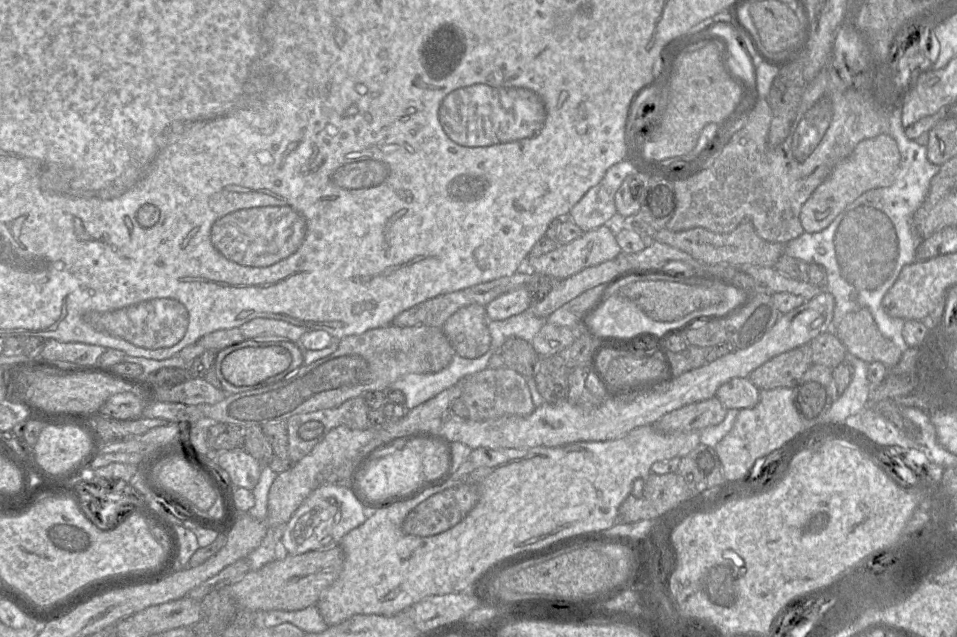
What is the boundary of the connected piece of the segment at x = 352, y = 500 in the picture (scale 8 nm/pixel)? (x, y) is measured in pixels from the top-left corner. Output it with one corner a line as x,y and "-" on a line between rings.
347,482
346,486
320,484
285,524
281,538
282,554
299,555
338,546
348,532
363,524
374,512
361,500
352,483

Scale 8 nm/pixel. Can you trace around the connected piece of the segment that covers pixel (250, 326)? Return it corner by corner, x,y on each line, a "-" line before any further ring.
254,318
241,325
239,329
246,338
278,336
288,338
292,342
298,342
306,331
315,330
270,318

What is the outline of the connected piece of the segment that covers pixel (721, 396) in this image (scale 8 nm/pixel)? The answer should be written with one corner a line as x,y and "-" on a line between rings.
749,377
733,378
722,384
716,397
727,409
743,409
755,406
760,400
761,390

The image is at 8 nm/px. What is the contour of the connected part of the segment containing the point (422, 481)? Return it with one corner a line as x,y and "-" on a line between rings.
414,439
403,450
369,465
359,476
359,485
370,499
387,500
416,493
424,485
450,477
448,470
452,460
452,447
440,439

